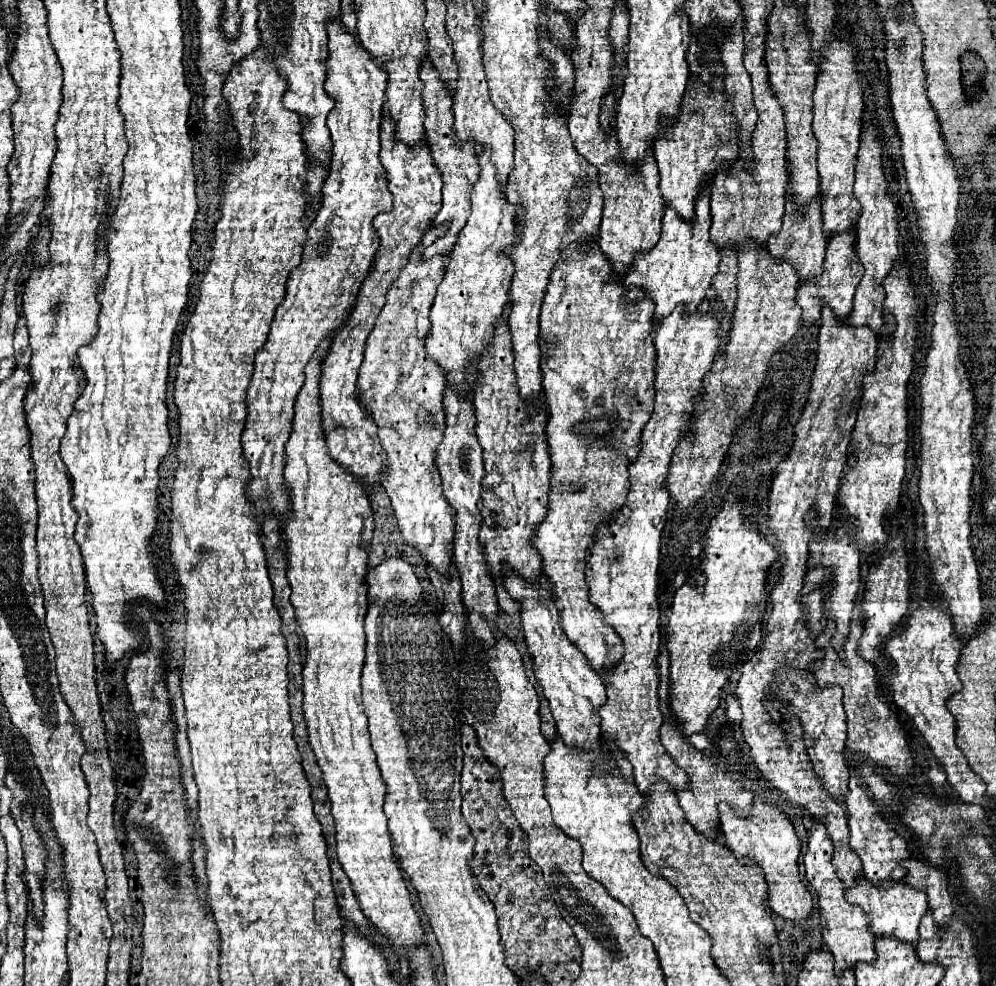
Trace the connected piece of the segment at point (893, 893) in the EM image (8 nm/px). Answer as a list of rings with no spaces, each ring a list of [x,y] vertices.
[[[859,877],[859,883],[853,889],[845,889],[847,901],[859,905],[867,917],[867,927],[875,937],[895,937],[903,943],[915,945],[919,941],[919,923],[923,915],[929,911],[927,895],[919,889],[913,889],[905,883],[889,883],[889,885],[873,885],[865,877]]]

